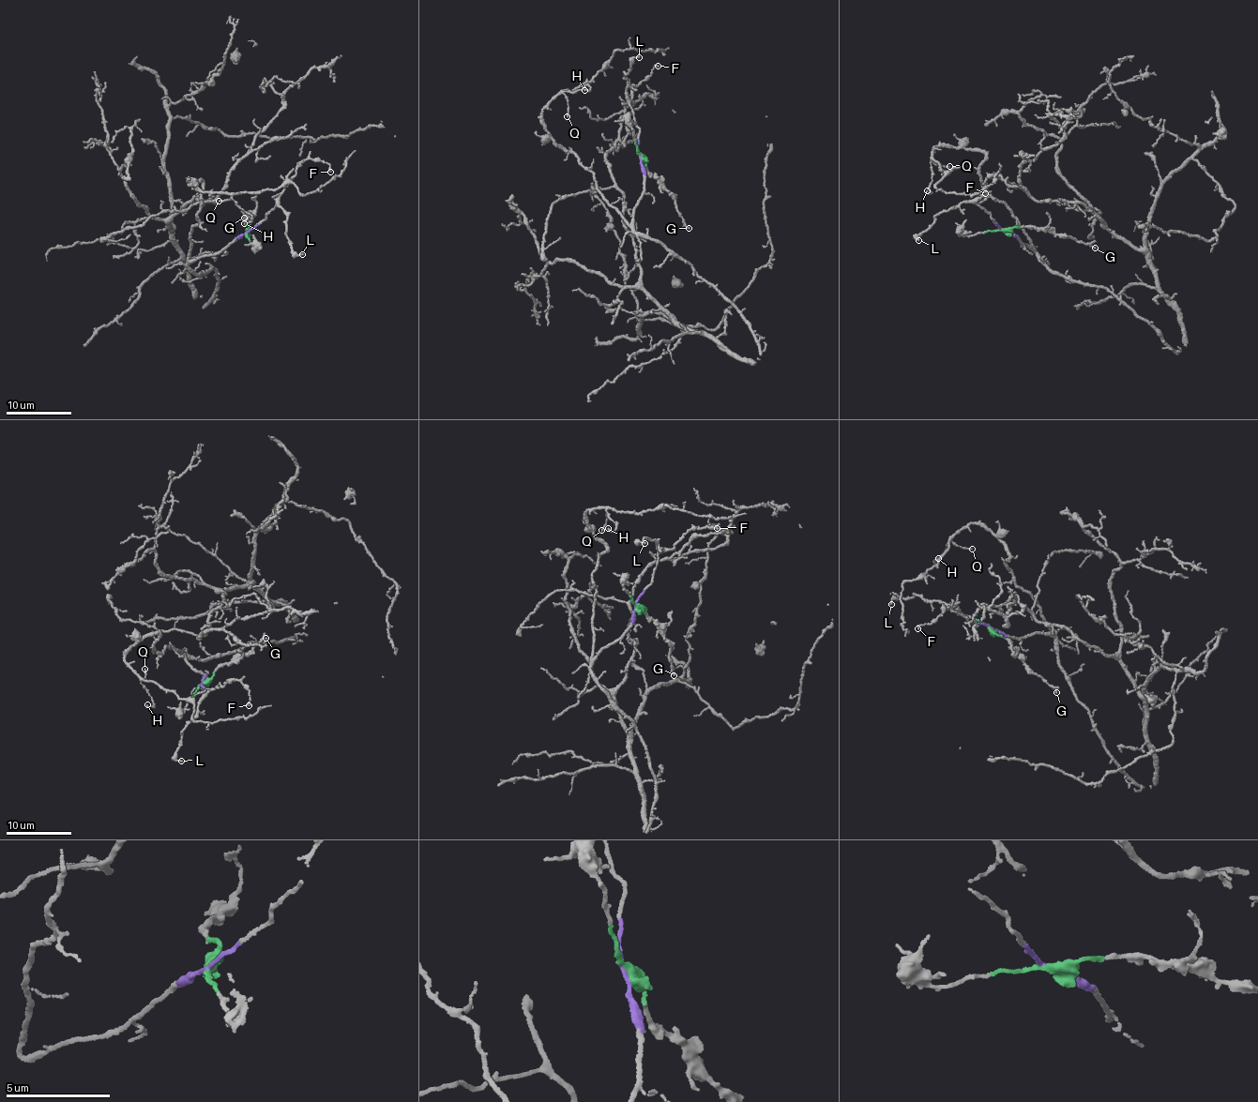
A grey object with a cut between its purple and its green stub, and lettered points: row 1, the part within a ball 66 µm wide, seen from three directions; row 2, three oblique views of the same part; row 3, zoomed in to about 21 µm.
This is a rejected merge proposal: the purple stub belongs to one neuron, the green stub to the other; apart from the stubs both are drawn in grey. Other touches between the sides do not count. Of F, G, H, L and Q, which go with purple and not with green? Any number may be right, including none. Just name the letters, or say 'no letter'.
F, H, L, Q

